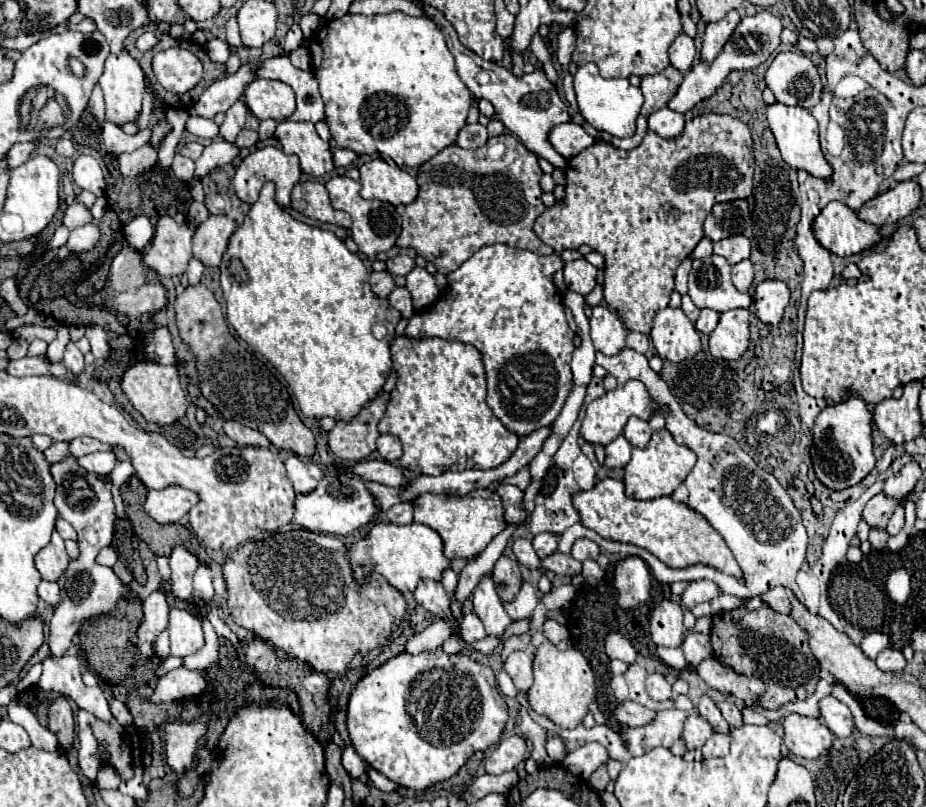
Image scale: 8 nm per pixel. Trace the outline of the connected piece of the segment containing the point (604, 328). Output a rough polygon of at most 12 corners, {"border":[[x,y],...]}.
{"border":[[594,306],[590,336],[596,350],[614,356],[628,330],[608,306]]}

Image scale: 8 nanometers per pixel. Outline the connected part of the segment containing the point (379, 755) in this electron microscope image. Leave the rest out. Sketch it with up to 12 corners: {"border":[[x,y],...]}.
{"border":[[442,648],[352,690],[354,750],[424,790],[496,744],[496,676]]}

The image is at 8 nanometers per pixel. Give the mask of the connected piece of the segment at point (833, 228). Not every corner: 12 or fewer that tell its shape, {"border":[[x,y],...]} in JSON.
{"border":[[842,202],[812,222],[816,240],[836,256],[860,254],[878,228]]}

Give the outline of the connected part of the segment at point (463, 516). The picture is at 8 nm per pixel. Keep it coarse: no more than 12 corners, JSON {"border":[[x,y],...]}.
{"border":[[496,492],[422,494],[414,522],[444,556],[476,558],[506,528]]}

